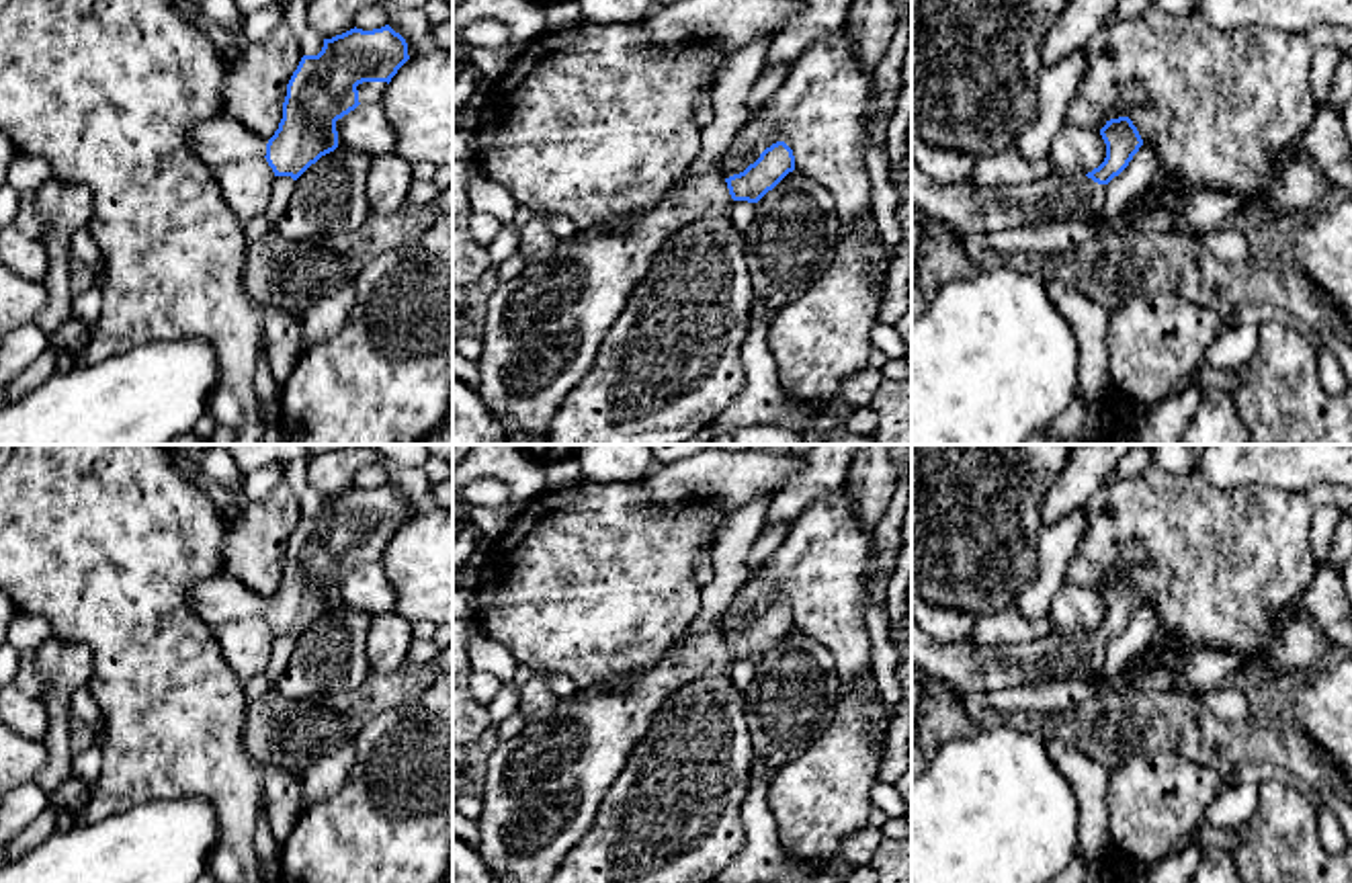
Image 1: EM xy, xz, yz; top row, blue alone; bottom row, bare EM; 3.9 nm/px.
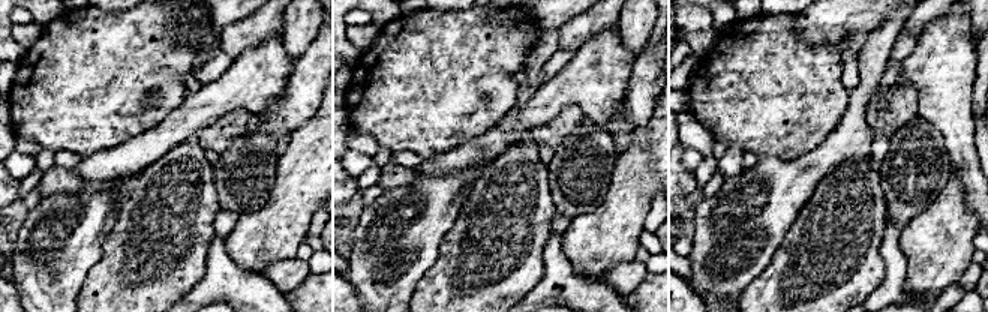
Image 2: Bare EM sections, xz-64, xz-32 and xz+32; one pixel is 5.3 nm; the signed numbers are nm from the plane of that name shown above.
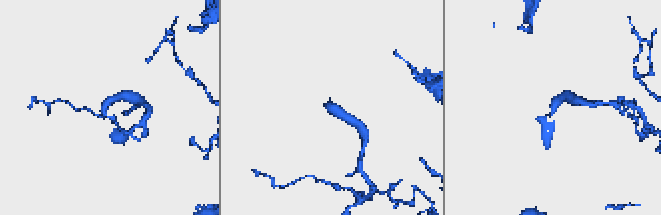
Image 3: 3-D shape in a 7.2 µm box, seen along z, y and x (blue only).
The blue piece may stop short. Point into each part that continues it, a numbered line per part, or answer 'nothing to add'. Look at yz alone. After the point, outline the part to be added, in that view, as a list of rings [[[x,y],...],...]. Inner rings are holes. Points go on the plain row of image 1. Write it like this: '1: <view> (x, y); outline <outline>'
1: yz (969, 668); outline [[[912,615],[912,662],[969,703],[981,692],[1098,674],[1106,643],[1086,633],[1051,633],[1024,643],[979,645],[930,639]]]

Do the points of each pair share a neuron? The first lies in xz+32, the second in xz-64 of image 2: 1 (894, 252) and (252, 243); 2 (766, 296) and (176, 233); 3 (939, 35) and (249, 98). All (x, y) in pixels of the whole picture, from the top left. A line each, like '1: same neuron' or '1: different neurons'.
1: different neurons
2: same neuron
3: same neuron

